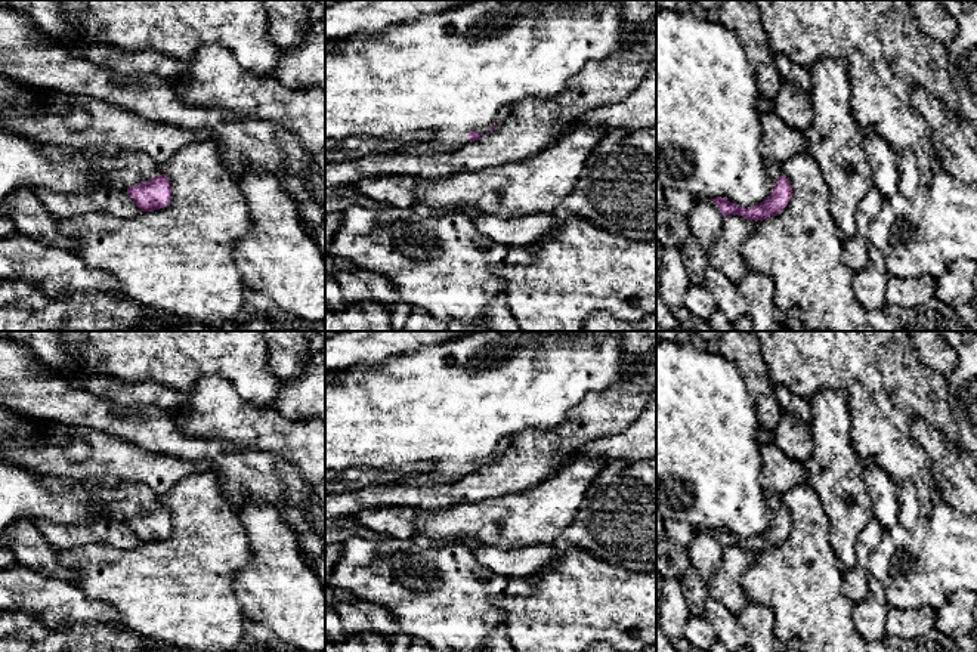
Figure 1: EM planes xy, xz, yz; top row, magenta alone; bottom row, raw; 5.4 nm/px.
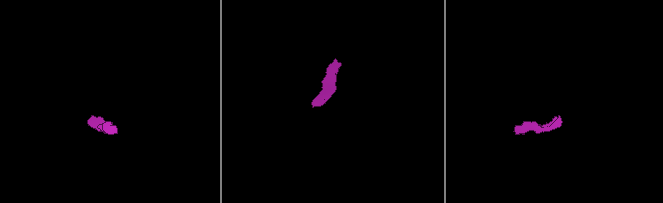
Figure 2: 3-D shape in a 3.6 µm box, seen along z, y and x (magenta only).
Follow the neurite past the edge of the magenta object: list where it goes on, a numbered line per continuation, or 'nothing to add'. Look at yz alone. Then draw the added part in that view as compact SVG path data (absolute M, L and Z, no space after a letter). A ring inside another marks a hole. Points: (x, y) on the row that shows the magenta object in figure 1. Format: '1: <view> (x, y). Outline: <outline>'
1: yz (773, 169). Outline: M766 160L766 170L767 170L767 174L770 176L773 185L776 185L777 177L783 174L780 163L777 163L775 160Z

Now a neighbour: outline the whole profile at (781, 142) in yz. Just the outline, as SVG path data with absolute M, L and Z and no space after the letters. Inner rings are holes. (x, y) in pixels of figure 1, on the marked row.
M775 112L761 114L764 160L785 163L794 155L809 152L807 139L803 132L788 126Z

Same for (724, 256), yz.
M738 214L723 217L721 235L708 250L708 268L717 269L738 284L748 272L741 256L741 245L757 228L757 223L757 220Z

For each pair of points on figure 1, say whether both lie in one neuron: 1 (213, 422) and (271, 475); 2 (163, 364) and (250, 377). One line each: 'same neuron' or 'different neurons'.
1: different neurons
2: same neuron

